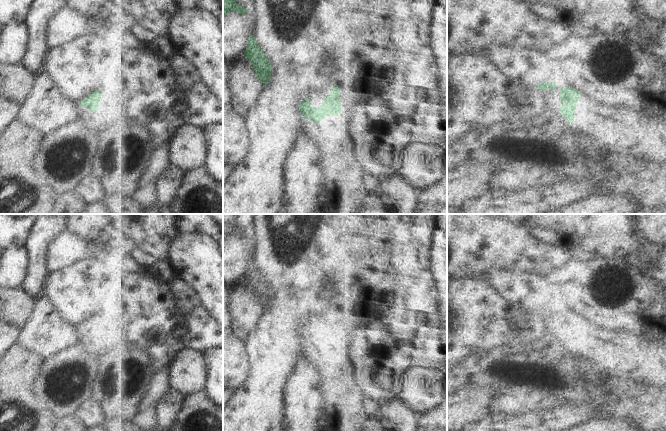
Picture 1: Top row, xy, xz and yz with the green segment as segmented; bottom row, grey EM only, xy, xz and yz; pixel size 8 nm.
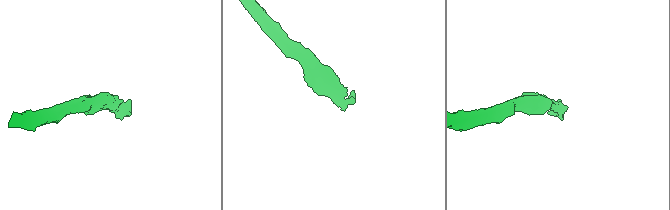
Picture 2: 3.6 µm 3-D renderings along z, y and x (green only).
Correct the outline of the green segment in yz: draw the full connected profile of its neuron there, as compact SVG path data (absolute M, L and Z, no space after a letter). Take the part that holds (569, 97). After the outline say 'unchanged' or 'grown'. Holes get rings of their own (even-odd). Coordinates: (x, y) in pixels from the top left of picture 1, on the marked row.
M571 86L559 90L559 100L563 103L558 109L559 113L592 142L603 145L610 151L622 150L647 163L666 164L666 119L655 119L648 113L628 106L606 106L577 92Z; grown

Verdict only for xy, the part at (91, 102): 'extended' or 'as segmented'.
extended

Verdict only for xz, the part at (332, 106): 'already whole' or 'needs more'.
needs more

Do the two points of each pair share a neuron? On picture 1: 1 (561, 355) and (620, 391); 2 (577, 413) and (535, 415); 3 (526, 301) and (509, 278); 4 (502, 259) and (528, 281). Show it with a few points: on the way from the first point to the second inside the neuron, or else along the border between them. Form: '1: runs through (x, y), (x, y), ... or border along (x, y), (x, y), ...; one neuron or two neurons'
1: runs through (572, 371), (589, 388), (604, 390); one neuron
2: runs through (567, 416), (545, 416); one neuron
3: runs through (524, 295), (513, 284); one neuron
4: border along (494, 269), (530, 272), (540, 275); two neurons

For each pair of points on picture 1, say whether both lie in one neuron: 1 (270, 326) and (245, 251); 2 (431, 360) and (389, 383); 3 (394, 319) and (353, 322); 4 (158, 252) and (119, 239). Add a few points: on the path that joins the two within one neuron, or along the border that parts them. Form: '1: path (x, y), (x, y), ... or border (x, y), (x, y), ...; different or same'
1: border (251, 236), (255, 242), (252, 257); different
2: path (421, 360), (416, 360), (399, 373); same
3: border (369, 295), (375, 318); different
4: border (126, 245), (126, 249), (132, 252), (138, 260); different

